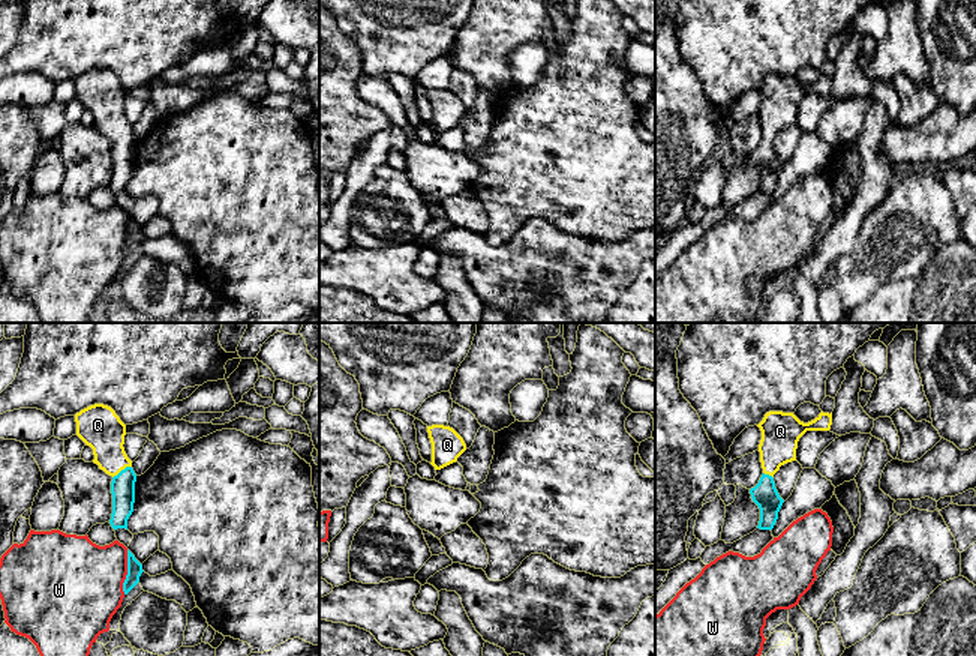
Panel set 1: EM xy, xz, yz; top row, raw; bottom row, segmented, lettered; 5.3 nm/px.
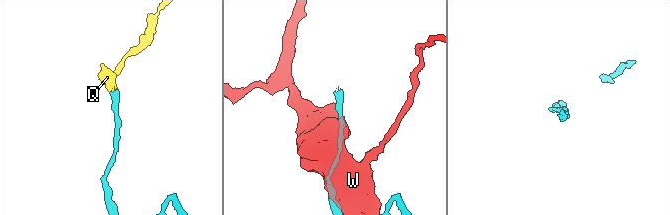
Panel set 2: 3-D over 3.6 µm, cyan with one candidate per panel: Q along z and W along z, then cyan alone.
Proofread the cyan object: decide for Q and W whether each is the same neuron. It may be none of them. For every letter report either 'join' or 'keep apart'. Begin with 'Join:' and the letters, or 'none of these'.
Join: Q
Q: join
W: keep apart

